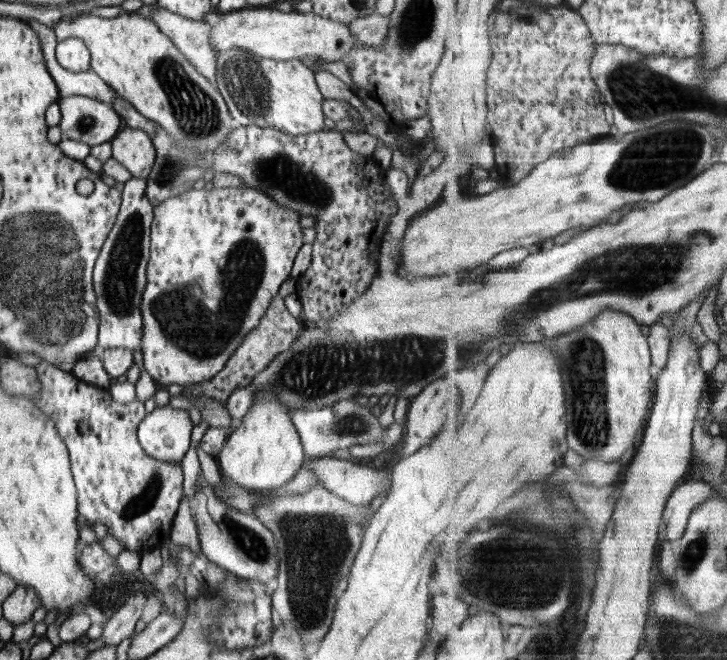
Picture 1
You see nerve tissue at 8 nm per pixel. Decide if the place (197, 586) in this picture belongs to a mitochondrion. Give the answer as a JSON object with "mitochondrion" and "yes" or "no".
{"mitochondrion":"no"}

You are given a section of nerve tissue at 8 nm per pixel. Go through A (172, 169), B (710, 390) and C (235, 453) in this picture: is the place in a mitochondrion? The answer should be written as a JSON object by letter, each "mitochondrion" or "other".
{"A":"mitochondrion","B":"other","C":"other"}

